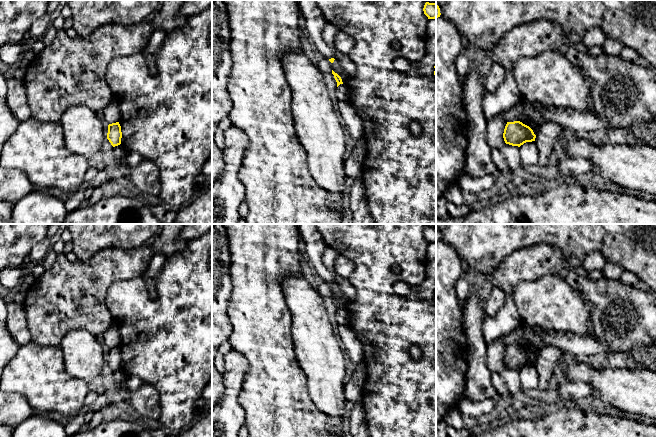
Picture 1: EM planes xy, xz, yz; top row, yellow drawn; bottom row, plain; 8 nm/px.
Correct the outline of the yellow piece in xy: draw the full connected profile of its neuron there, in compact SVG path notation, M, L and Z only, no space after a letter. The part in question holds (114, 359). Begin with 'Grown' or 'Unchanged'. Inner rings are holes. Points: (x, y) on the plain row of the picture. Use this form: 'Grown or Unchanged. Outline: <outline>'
Unchanged. Outline: M119 346L108 349L107 363L113 371L121 368L122 356Z

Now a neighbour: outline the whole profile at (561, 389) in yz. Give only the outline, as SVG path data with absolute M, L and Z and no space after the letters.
M558 381L549 391L551 397L561 400L564 397L570 399L580 399L590 397L591 388L584 382L569 383L566 381Z

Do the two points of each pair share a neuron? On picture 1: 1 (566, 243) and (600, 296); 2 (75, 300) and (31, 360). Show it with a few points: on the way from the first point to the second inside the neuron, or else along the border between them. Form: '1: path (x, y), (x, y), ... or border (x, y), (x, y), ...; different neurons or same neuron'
1: border (559, 248), (564, 259), (573, 268); different neurons
2: border (32, 340), (41, 345), (58, 346); different neurons

